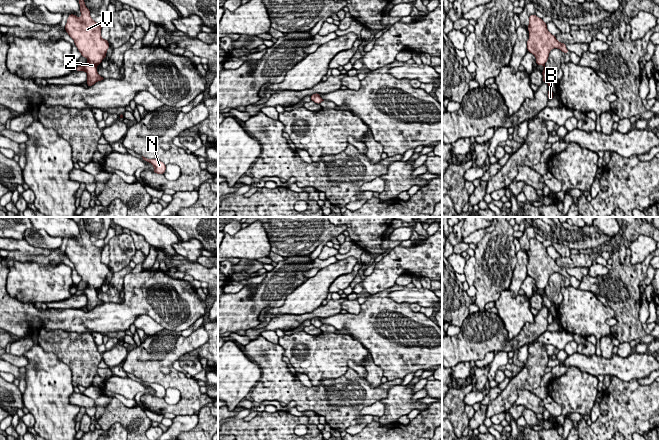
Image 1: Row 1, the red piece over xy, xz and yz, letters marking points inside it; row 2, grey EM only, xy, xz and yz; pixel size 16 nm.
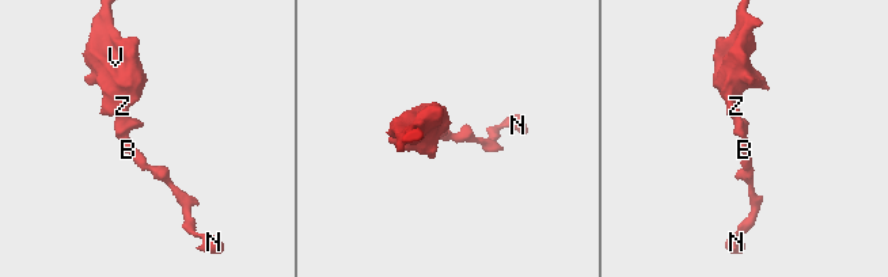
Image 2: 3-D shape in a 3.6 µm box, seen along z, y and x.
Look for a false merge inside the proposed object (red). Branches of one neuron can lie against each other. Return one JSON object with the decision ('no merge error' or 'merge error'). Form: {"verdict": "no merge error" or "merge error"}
{"verdict": "no merge error"}

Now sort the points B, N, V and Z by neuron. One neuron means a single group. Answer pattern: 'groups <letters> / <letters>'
groups B N V Z

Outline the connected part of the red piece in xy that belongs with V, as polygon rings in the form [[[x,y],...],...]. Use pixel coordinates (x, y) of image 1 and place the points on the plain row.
[[[82,217],[78,226],[80,228],[81,241],[78,242],[76,239],[70,238],[65,254],[74,264],[82,281],[88,283],[86,289],[77,290],[76,295],[85,295],[87,297],[87,309],[90,311],[104,303],[98,298],[97,289],[101,288],[102,284],[106,282],[106,277],[110,270],[108,265],[101,261],[103,248],[97,247],[91,242],[91,236],[85,229]]]

